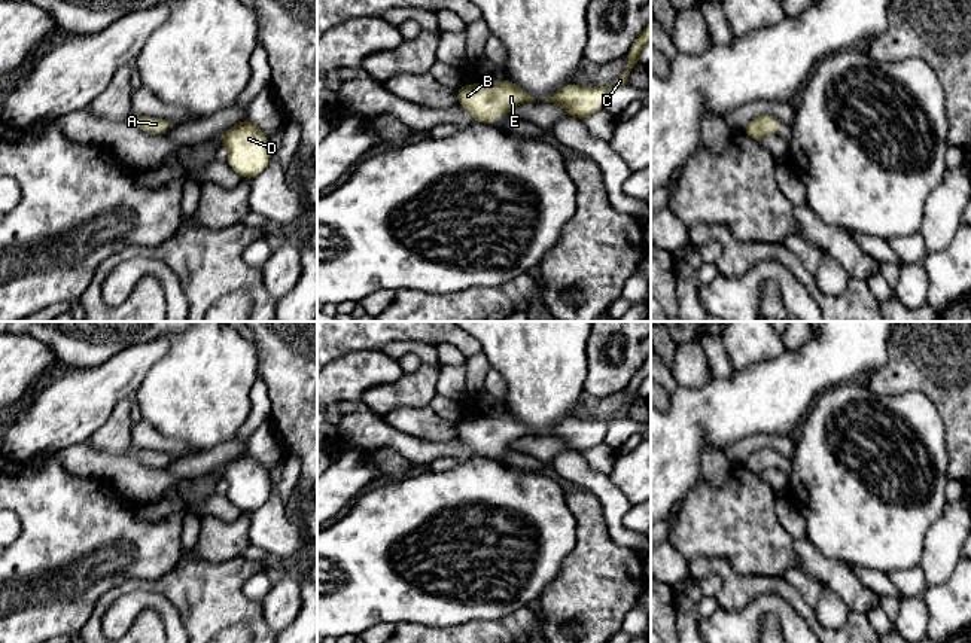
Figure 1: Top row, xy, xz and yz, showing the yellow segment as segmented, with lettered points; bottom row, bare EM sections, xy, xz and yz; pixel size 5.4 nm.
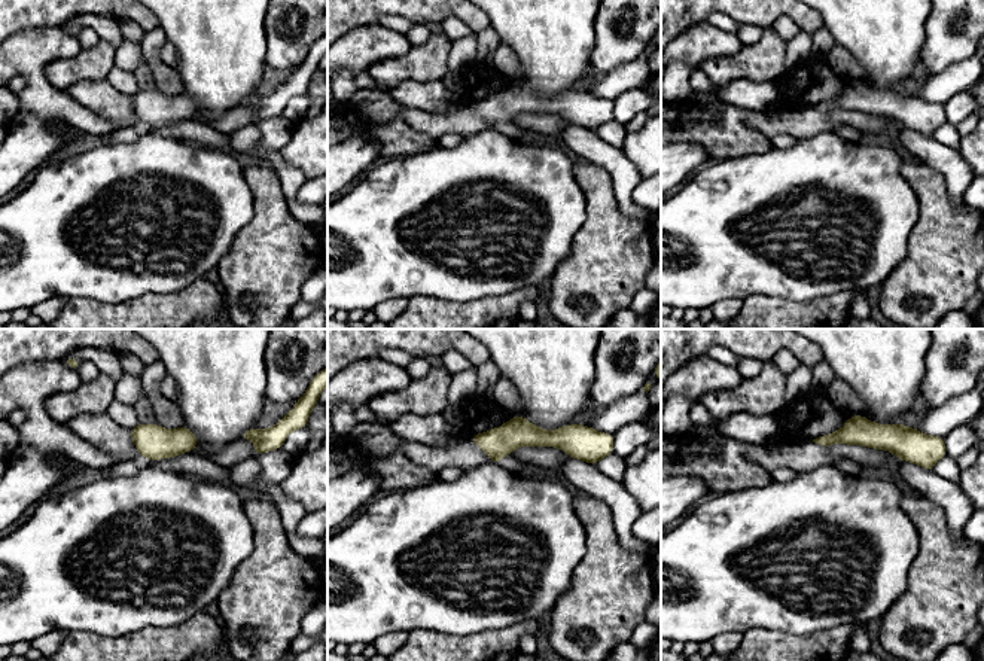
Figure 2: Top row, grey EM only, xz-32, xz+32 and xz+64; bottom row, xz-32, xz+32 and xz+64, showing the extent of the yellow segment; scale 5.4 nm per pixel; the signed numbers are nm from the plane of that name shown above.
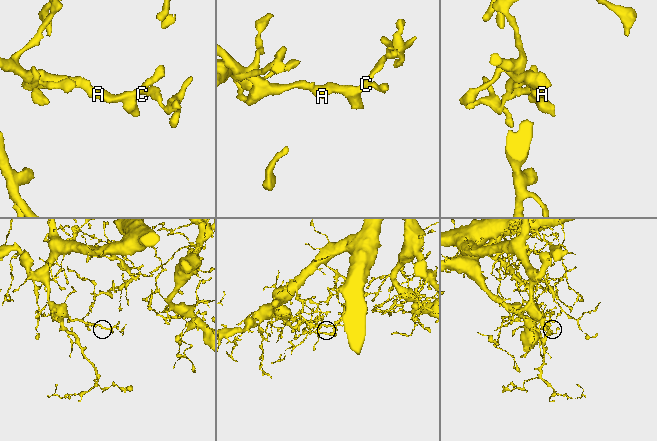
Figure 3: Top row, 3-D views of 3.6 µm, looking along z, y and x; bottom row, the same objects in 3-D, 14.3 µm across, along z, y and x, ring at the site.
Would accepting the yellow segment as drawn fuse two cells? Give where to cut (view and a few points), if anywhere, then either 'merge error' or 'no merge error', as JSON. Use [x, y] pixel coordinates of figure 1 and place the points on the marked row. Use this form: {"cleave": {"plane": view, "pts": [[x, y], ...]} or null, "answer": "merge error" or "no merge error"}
{"cleave": null, "answer": "no merge error"}

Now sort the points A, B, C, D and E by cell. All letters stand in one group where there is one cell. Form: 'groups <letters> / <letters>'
groups A B C D E

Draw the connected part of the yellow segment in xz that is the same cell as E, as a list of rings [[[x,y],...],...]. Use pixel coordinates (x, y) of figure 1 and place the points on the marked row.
[[[505,79],[500,83],[462,85],[457,89],[457,103],[475,122],[493,125],[496,116],[506,118],[511,109],[536,100],[512,80]]]

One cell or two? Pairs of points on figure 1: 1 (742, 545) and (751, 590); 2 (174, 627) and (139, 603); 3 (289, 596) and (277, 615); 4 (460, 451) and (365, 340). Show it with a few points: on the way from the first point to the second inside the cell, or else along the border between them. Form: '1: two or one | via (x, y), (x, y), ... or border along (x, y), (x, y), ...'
1: two | border along (717, 558), (739, 573), (782, 576)
2: one | via (169, 616), (155, 603), (149, 603)
3: one | via (285, 600), (279, 610)
4: two | border along (377, 349), (347, 353), (338, 357)

